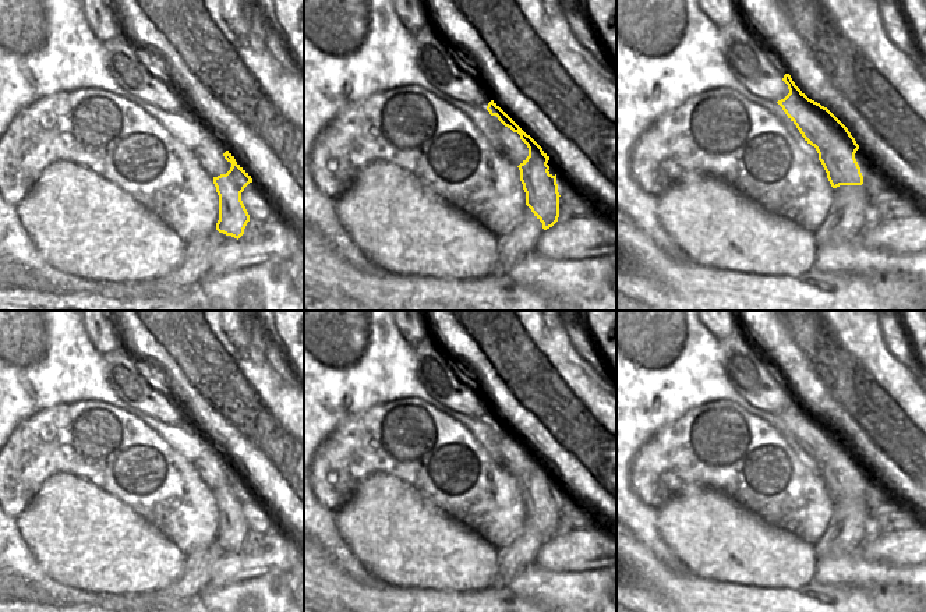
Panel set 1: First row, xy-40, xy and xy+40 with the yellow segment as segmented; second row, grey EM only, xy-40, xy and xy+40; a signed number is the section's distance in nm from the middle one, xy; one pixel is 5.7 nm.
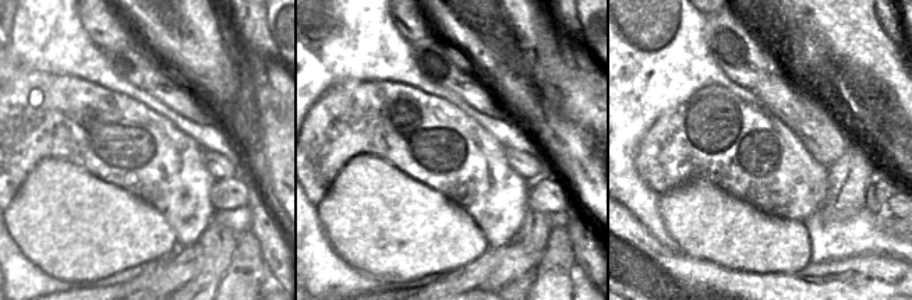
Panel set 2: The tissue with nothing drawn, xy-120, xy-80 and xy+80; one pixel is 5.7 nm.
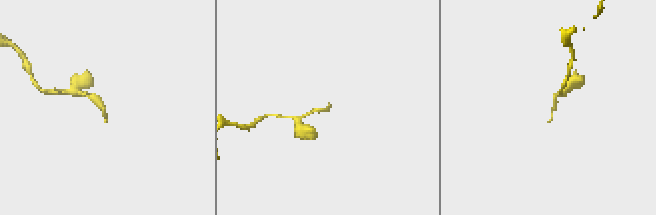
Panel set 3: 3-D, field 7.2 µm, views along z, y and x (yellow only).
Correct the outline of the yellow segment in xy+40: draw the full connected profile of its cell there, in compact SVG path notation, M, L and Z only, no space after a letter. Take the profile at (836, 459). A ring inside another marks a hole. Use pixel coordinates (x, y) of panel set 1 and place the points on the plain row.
M789 386L782 393L789 406L777 415L805 453L816 460L831 499L862 498L863 488L855 471L859 457L848 441L827 420L809 411Z

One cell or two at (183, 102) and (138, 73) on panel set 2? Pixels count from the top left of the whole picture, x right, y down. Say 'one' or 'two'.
one

